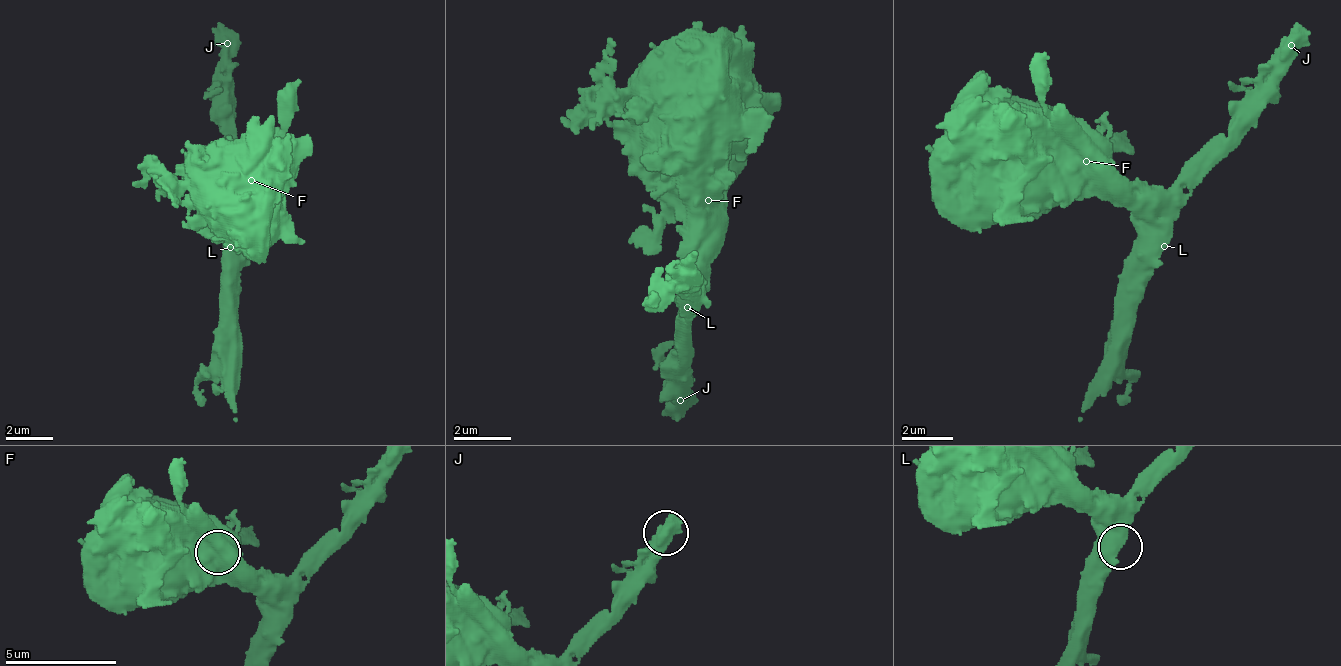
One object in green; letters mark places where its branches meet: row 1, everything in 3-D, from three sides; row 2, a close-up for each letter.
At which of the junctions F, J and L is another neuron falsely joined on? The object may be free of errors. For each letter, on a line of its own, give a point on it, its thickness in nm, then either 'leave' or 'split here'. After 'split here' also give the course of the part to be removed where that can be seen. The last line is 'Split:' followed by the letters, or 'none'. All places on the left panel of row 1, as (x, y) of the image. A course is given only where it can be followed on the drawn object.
F: (251, 180) | 1150 nm | split here | (249, 181), (237, 235), (238, 423)
J: (227, 43) | 850 nm | leave
L: (230, 247) | 550 nm | leave
Split: F

